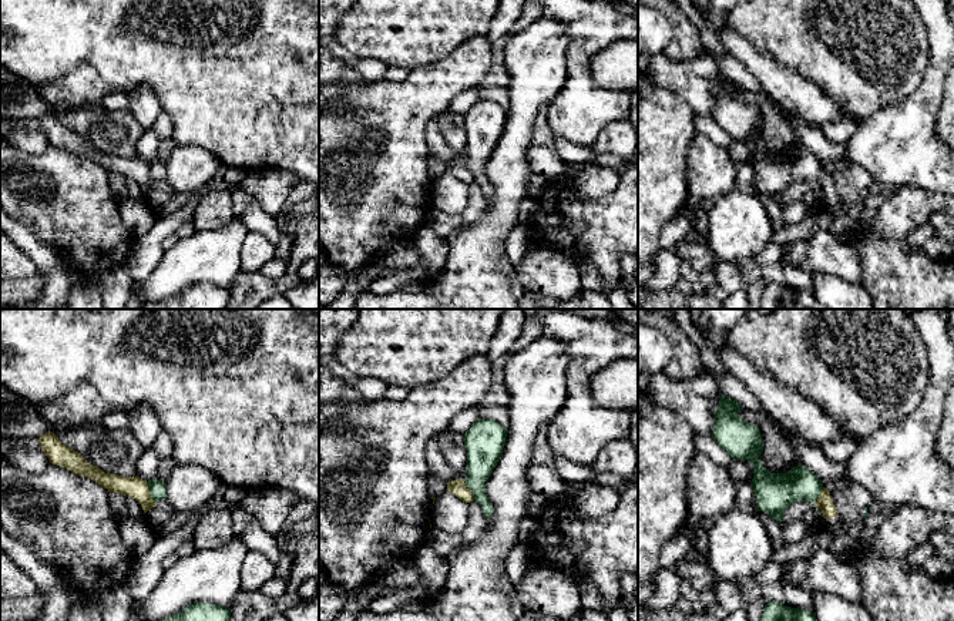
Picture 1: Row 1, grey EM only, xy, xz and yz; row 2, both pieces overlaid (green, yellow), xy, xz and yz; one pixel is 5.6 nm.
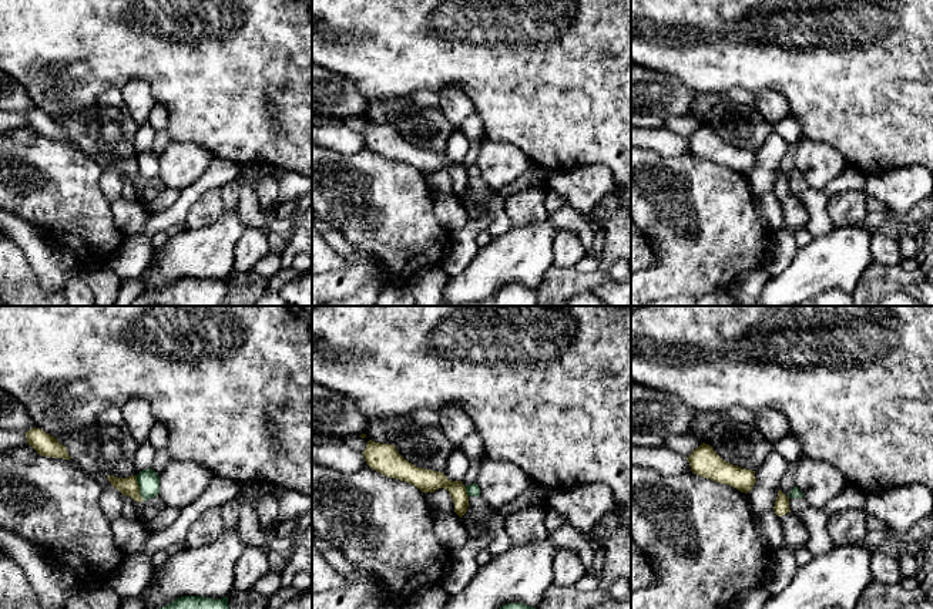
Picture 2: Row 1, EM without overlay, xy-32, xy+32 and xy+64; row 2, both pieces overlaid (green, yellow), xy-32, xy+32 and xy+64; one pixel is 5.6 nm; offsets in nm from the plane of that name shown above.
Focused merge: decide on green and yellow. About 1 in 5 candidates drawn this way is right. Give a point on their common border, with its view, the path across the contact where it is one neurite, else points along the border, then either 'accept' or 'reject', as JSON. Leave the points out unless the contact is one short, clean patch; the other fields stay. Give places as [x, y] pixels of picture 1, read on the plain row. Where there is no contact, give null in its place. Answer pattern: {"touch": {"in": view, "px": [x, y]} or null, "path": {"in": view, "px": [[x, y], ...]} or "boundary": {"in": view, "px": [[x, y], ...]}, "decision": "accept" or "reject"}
{"touch": {"in": "xy", "px": [151, 174]}, "boundary": {"in": "xy", "px": [[145, 163], [155, 184]]}, "decision": "reject"}

